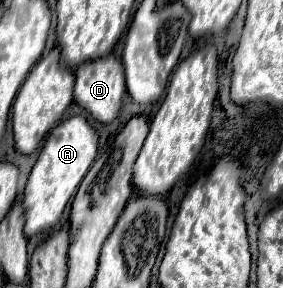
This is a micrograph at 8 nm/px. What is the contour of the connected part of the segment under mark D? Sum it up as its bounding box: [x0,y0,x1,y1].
[75,55,125,123]

